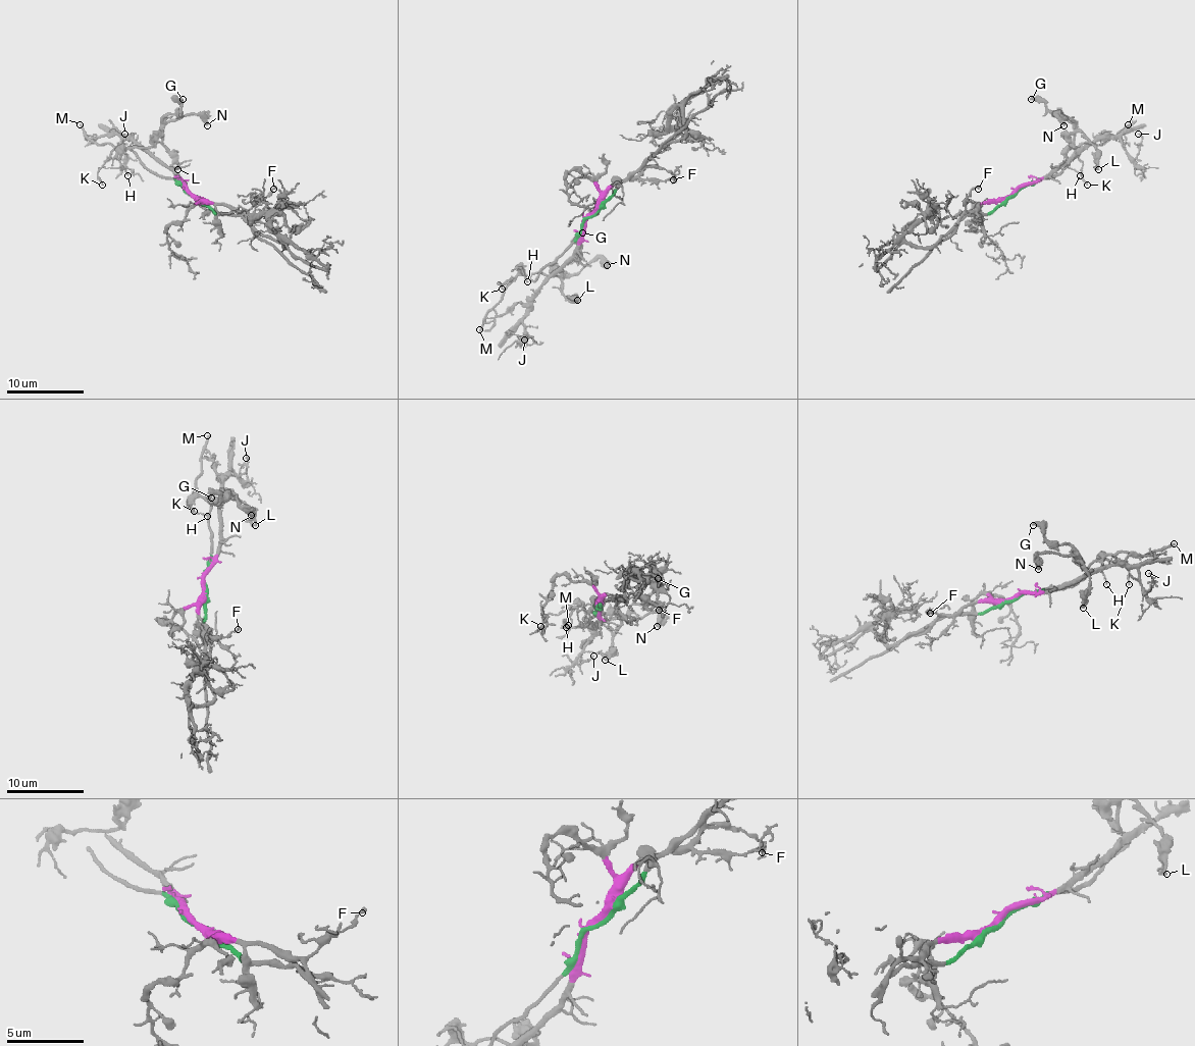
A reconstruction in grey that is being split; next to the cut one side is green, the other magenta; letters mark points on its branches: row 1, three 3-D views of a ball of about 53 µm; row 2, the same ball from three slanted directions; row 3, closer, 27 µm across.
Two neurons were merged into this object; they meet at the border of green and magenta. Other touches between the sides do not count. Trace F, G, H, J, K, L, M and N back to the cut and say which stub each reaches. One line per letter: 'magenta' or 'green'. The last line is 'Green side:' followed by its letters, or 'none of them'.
F: magenta
G: green
H: green
J: magenta
K: green
L: green
M: green
N: green
Green side: G, H, K, L, M, N

